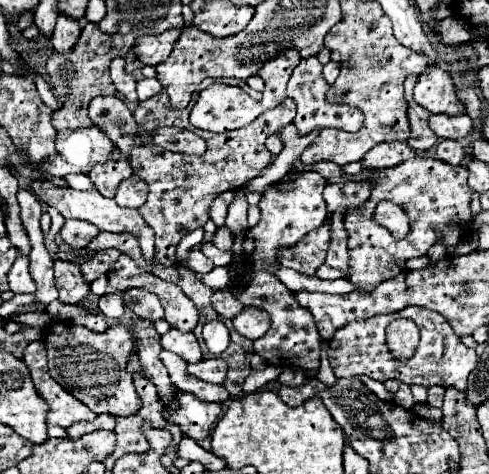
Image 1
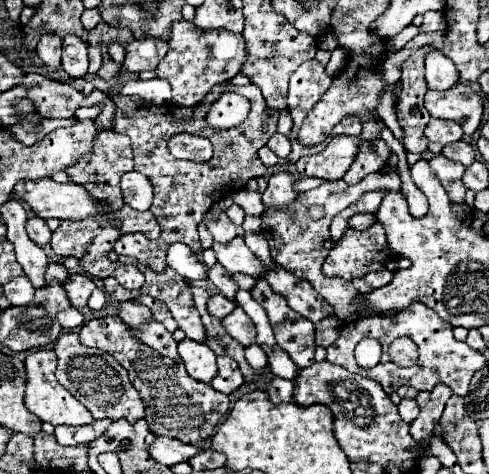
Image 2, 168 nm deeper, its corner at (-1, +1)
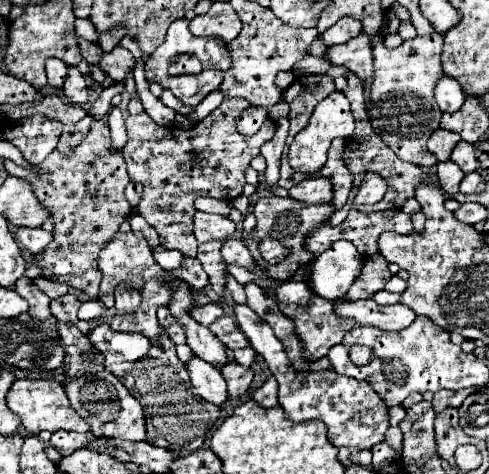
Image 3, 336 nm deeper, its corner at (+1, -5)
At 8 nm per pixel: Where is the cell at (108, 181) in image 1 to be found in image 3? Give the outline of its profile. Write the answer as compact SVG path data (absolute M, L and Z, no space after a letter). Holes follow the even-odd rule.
M97 121L83 143L69 155L53 151L39 167L33 169L25 169L5 159L9 175L27 179L35 197L49 211L55 225L53 241L45 247L45 251L35 255L35 265L41 269L41 277L67 283L91 299L99 297L99 283L103 277L97 267L97 255L131 215L131 205L123 193L129 183L125 161L121 153L111 153L109 145L109 127L107 123Z

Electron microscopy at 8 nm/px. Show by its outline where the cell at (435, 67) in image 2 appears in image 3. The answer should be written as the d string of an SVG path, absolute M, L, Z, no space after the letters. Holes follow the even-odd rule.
M447 75L441 77L441 81L435 87L435 99L437 99L441 111L449 111L449 113L459 111L465 103L465 97L467 95L463 93L461 85L453 77L447 77Z

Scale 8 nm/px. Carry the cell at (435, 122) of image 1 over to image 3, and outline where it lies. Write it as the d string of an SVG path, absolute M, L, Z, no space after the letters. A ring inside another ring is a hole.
M435 131L429 139L429 151L439 159L439 161L449 161L449 155L453 151L453 147L461 141L461 137L457 133L449 133L449 131Z

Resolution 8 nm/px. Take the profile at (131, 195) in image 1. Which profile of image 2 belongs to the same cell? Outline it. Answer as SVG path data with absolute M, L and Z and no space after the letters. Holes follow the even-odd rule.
M129 171L121 177L121 193L123 201L137 209L137 211L149 211L153 201L153 187L147 177L143 177L137 171Z

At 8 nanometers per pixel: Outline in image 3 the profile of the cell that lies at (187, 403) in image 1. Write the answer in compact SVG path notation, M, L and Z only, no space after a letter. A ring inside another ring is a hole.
M107 323L97 325L89 333L91 343L105 355L105 369L117 375L117 379L127 387L127 391L137 397L143 407L147 439L155 447L175 451L177 455L187 455L197 451L207 433L215 427L221 415L221 407L211 405L189 391L189 371L179 361L175 353L175 343L161 333L161 343L153 347L143 335L117 333Z

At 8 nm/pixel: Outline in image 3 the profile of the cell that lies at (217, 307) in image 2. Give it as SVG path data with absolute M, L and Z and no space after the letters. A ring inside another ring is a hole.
M209 303L209 305L197 305L197 307L191 309L189 315L191 315L197 323L209 327L217 317L223 315L223 309L221 309L219 305L213 305L213 303Z

